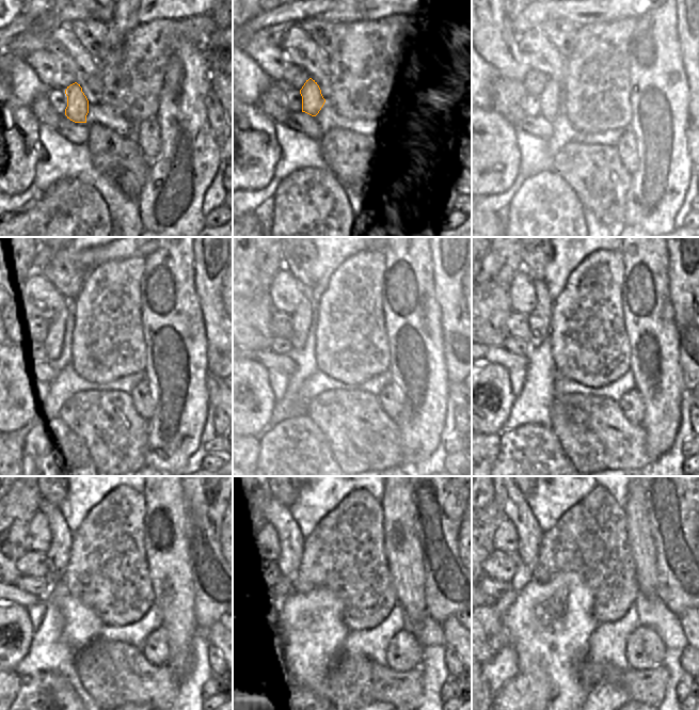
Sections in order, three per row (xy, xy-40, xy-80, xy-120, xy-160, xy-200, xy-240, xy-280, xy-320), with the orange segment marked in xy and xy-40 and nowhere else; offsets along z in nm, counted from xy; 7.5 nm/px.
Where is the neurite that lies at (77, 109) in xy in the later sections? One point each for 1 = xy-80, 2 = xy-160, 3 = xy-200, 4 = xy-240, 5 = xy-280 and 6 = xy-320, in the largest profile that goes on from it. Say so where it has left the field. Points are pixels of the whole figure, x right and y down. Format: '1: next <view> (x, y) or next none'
1: next xy-80 (551, 94)
2: next xy-160 (304, 318)
3: next xy-200 (539, 319)
4: next xy-240 (58, 555)
5: next xy-280 (291, 553)
6: next xy-320 (514, 506)

